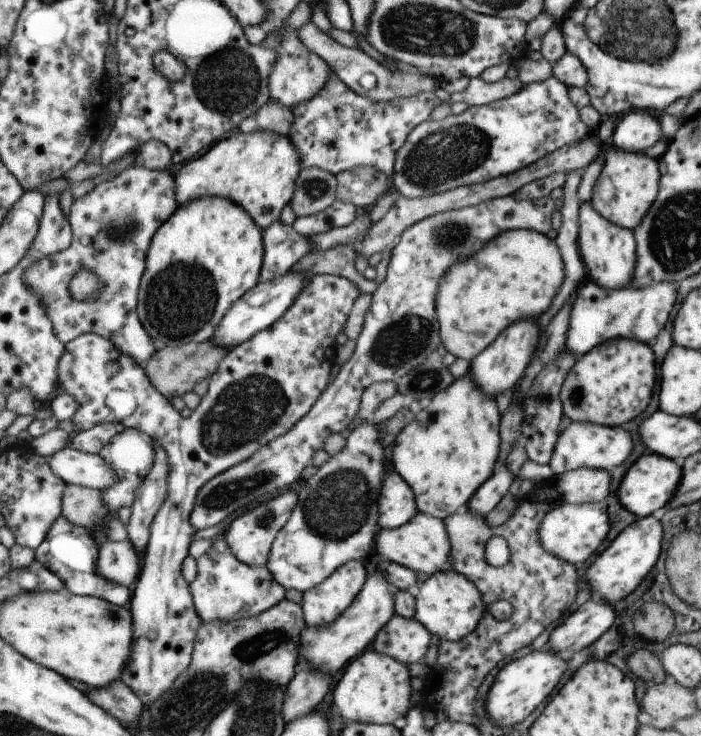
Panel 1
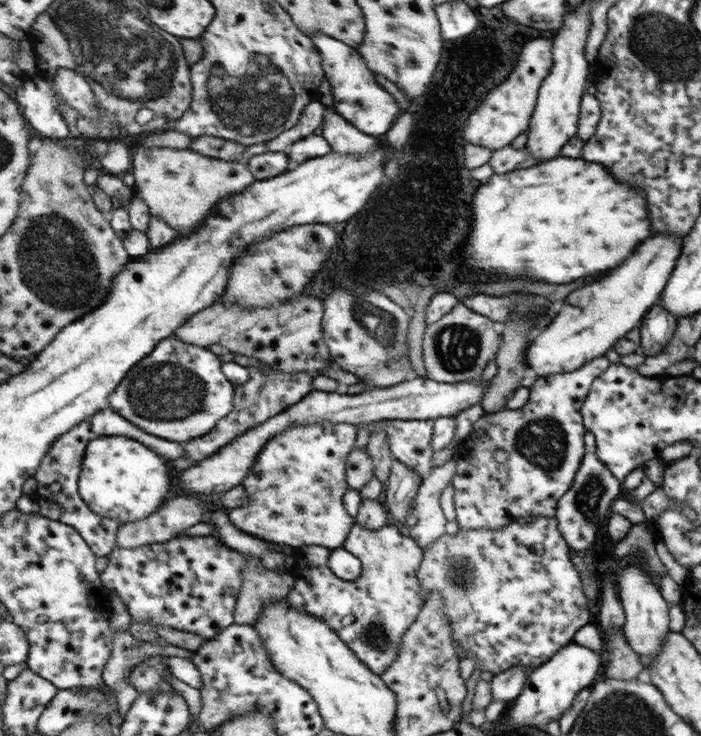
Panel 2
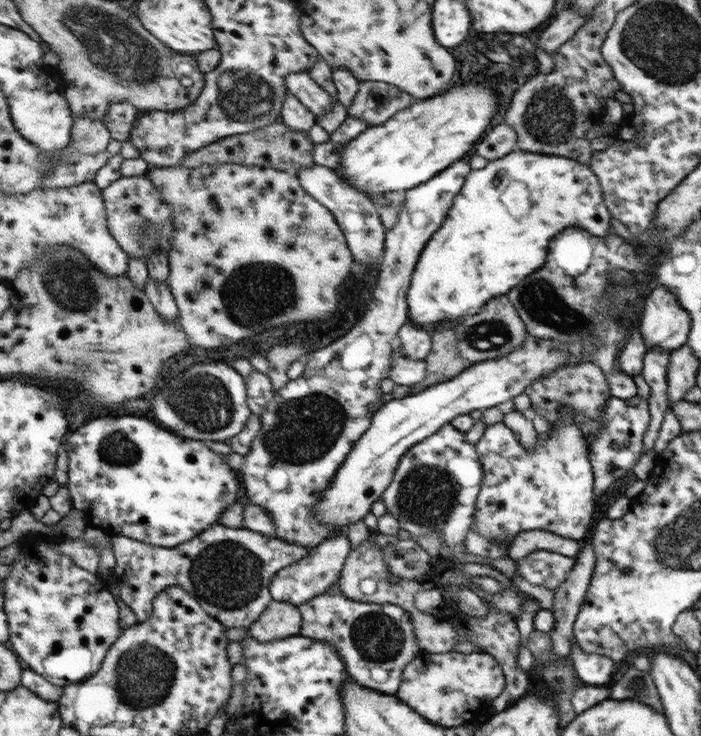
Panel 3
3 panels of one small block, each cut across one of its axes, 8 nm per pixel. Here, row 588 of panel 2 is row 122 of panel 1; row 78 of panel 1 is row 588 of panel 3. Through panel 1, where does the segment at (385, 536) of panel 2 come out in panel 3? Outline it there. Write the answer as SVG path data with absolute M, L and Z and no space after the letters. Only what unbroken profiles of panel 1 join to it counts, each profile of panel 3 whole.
M337 583L301 603L299 635L320 640L340 655L348 676L361 686L395 695L403 667L419 654L408 612L395 603L359 603L346 597Z

